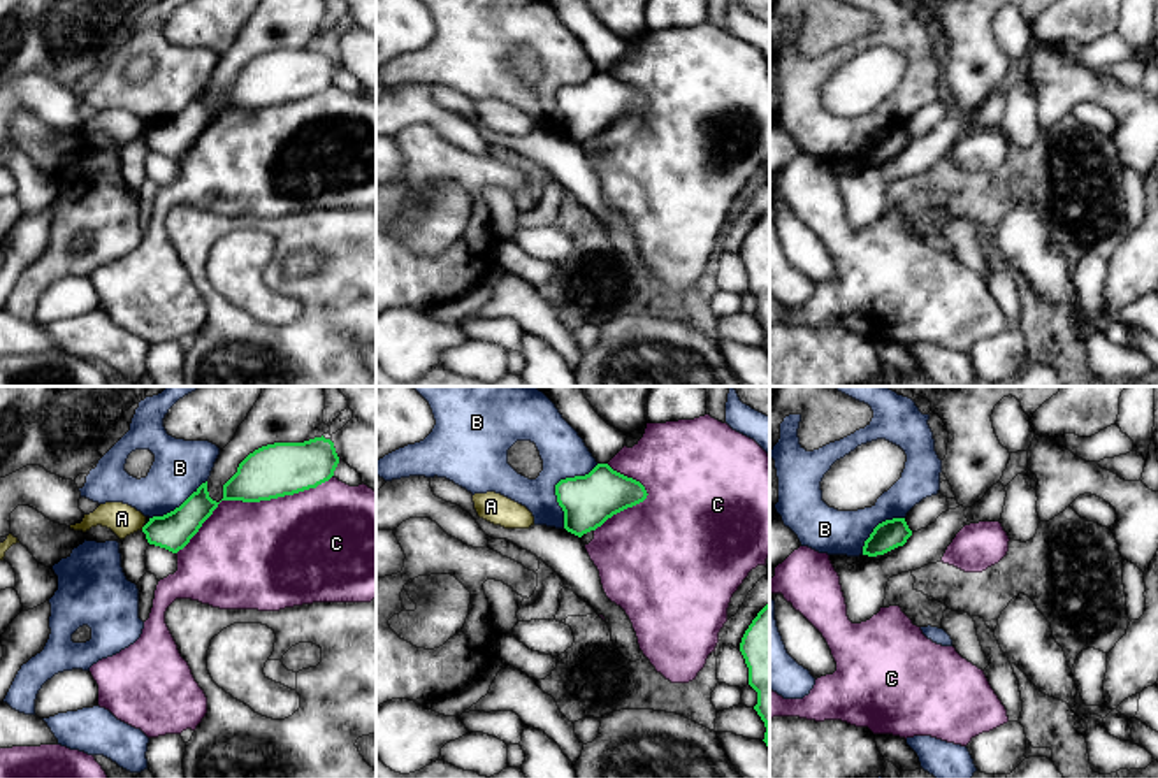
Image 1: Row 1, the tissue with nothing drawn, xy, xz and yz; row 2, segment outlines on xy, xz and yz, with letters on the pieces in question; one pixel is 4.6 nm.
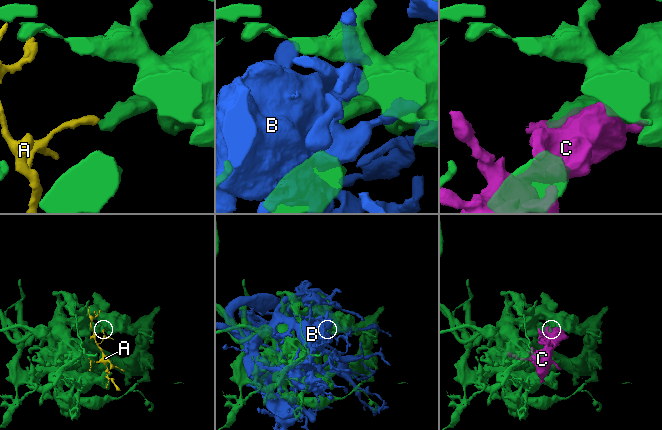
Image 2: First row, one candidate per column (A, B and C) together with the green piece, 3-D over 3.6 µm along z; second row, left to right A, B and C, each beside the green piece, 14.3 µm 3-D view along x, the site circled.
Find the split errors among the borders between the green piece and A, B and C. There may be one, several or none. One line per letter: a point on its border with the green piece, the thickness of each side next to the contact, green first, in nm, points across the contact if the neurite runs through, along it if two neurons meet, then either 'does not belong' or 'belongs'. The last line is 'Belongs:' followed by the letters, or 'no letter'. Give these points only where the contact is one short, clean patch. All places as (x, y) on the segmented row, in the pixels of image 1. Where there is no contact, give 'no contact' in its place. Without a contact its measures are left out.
A: meets green in xy at (143, 527); 170 nm thick on the green side, 140 nm on the other; border along xy (144, 525), (141, 529); does not belong
B: meets green in xz at (556, 485); 240 nm thick on the green side, 200 nm on the other; does not belong
C: meets green in xy at (250, 501); 240 nm thick on the green side, 500 nm on the other; does not belong
Belongs: no letter

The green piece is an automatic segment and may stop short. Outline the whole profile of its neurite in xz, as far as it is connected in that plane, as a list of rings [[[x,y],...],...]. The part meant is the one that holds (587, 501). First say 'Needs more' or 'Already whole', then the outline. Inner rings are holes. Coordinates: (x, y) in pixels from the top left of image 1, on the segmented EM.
Already whole. [[[597,464],[585,476],[561,479],[555,495],[564,511],[564,529],[582,537],[613,515],[643,502],[648,493],[640,481]]]

